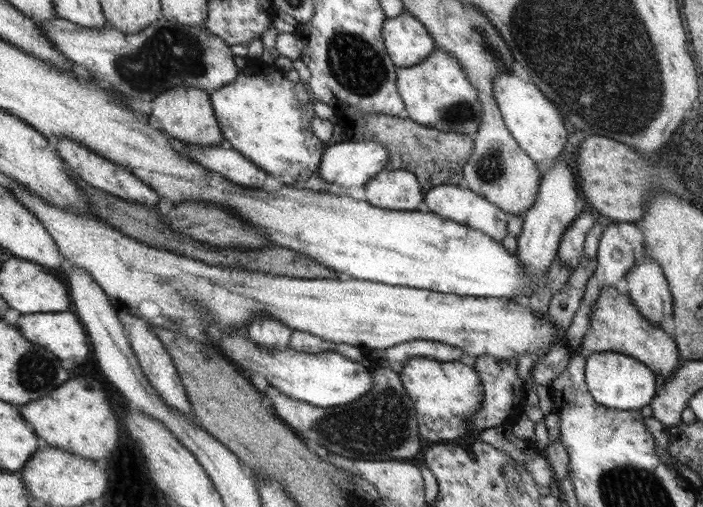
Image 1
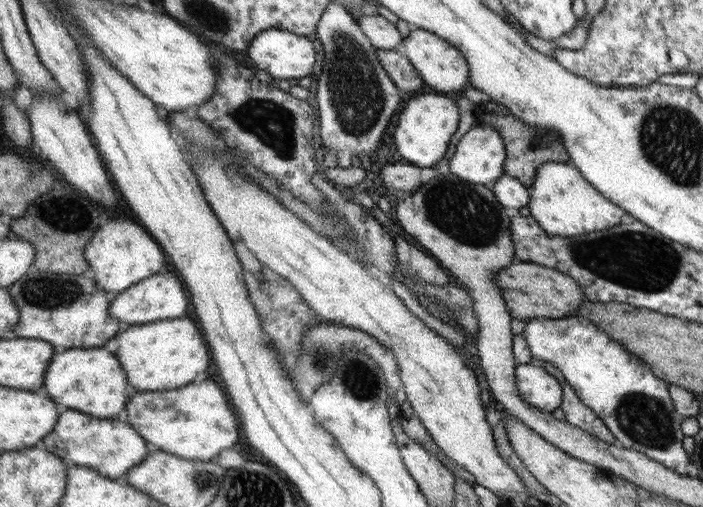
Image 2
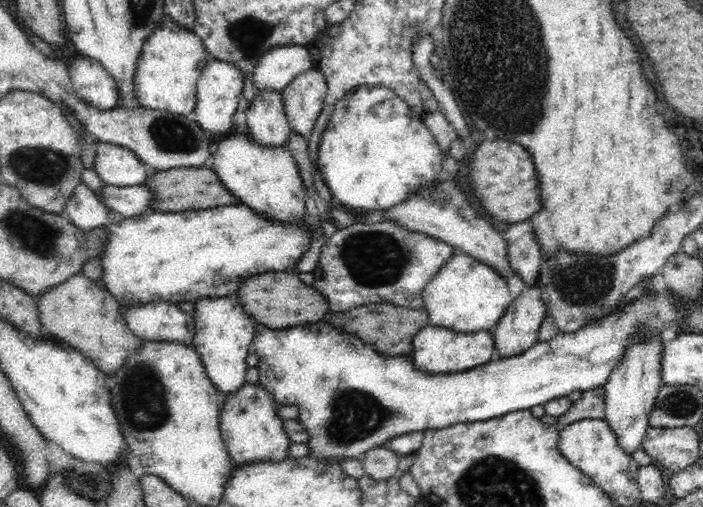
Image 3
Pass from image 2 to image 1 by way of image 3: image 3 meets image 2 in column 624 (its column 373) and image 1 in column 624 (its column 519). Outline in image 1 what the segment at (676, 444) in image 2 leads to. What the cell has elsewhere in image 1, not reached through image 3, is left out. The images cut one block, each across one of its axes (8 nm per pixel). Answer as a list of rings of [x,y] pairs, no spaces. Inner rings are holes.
[[[620,352],[590,353],[585,362],[585,381],[598,404],[618,410],[638,411],[653,402],[658,390],[653,369],[636,357]]]

